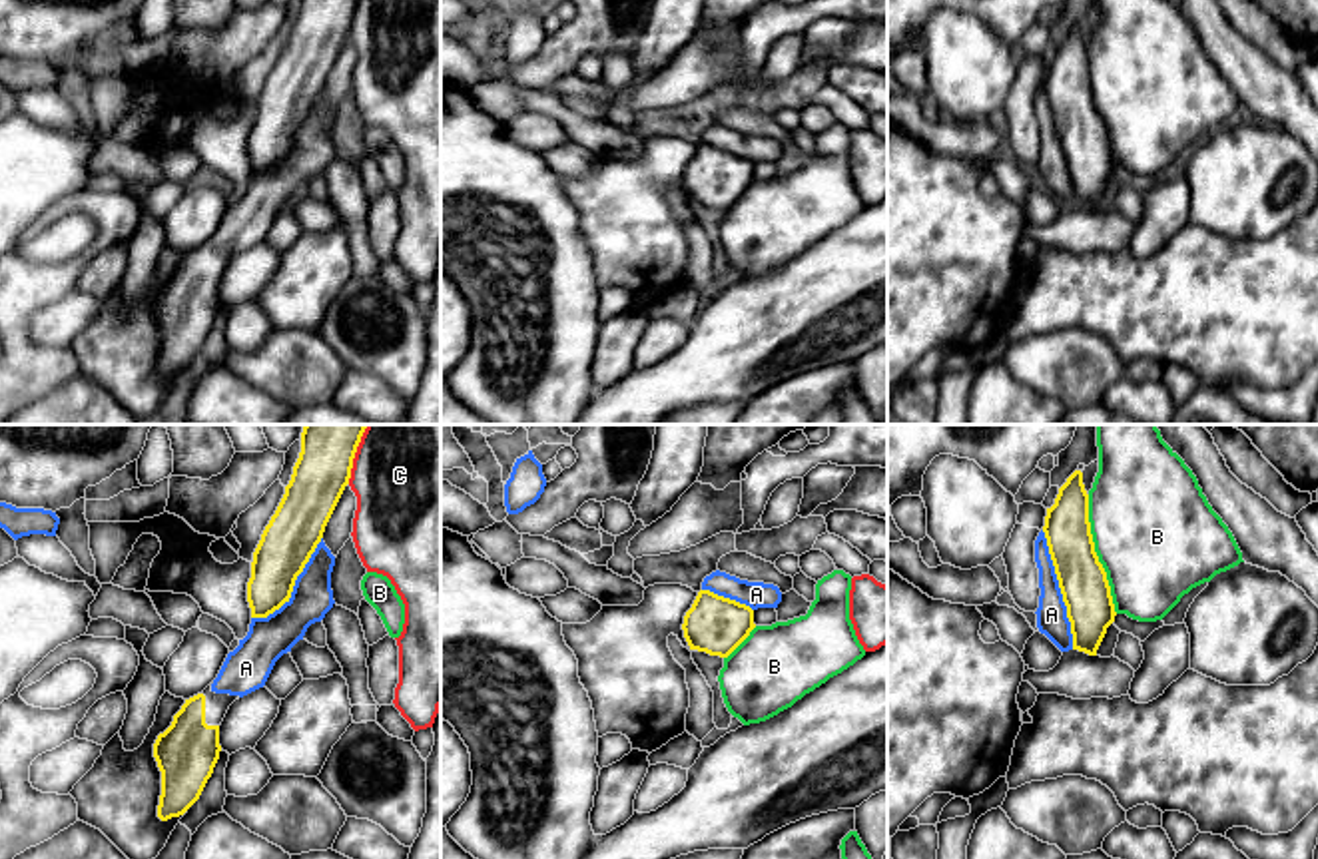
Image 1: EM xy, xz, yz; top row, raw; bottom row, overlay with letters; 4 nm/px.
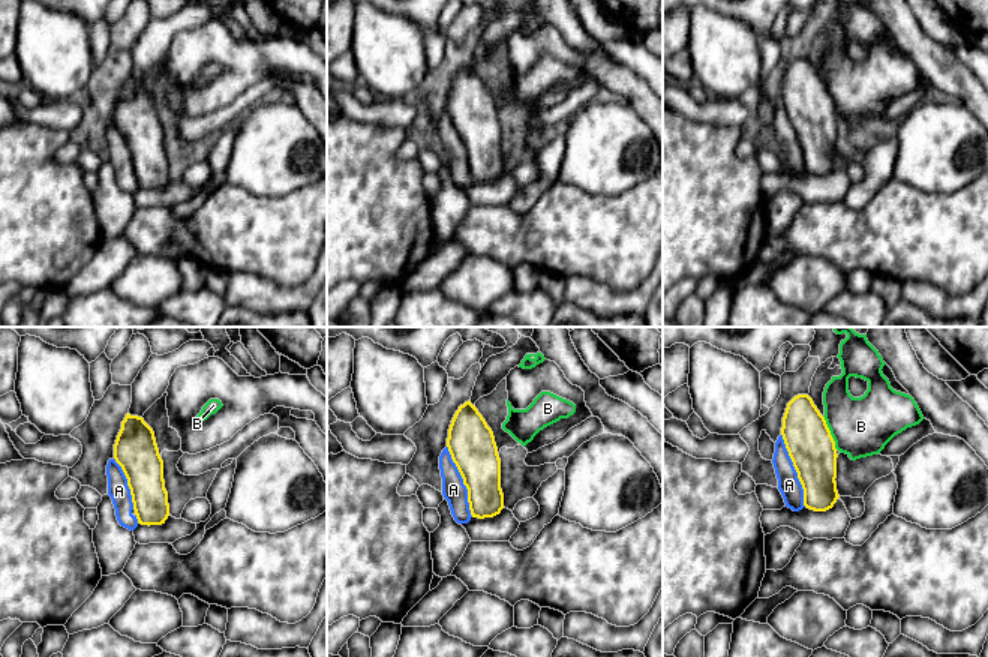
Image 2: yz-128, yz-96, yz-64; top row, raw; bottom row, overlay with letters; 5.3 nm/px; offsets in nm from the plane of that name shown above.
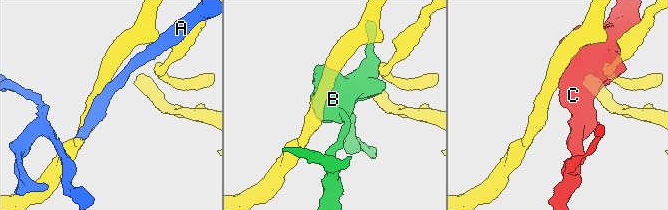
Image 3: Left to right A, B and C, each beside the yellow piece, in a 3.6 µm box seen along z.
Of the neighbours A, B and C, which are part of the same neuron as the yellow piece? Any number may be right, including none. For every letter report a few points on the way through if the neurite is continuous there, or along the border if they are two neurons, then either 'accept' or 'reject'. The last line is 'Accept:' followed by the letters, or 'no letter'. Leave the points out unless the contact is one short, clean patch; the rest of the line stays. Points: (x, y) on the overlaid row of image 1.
A: accept
B: reject
C: reject
Accept: A

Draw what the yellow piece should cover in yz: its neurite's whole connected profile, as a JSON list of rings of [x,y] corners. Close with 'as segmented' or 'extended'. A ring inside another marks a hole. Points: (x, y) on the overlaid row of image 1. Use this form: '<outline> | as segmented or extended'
[[[1081,470],[1067,478],[1047,508],[1045,526],[1035,540],[1035,562],[1041,588],[1035,612],[1039,632],[1061,652],[1097,656],[1117,612],[1095,552]]] | extended

